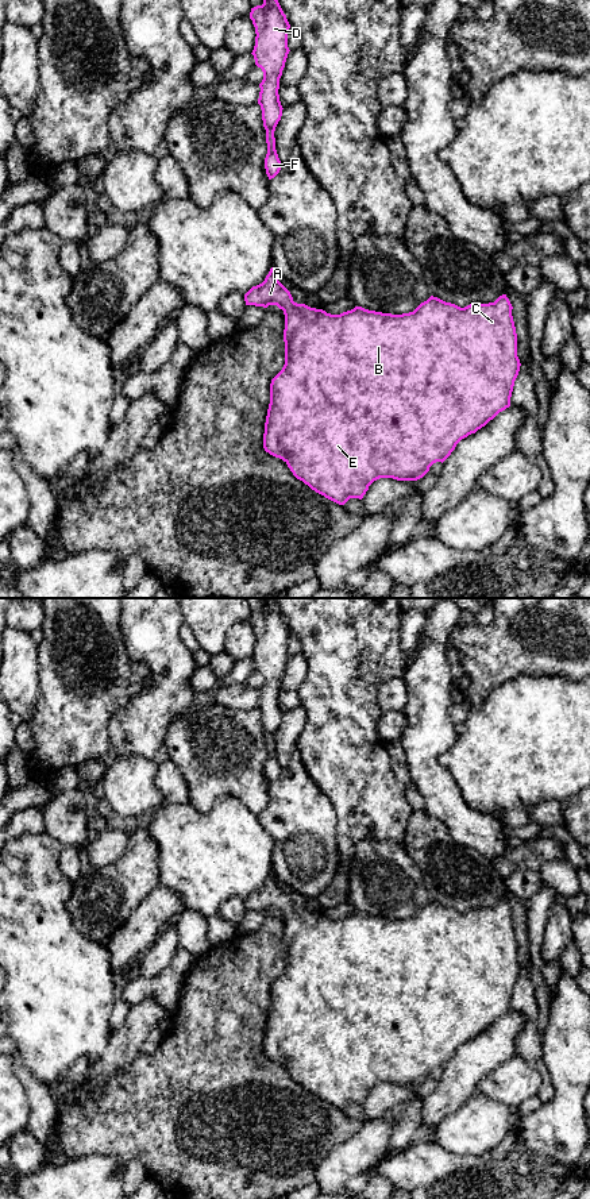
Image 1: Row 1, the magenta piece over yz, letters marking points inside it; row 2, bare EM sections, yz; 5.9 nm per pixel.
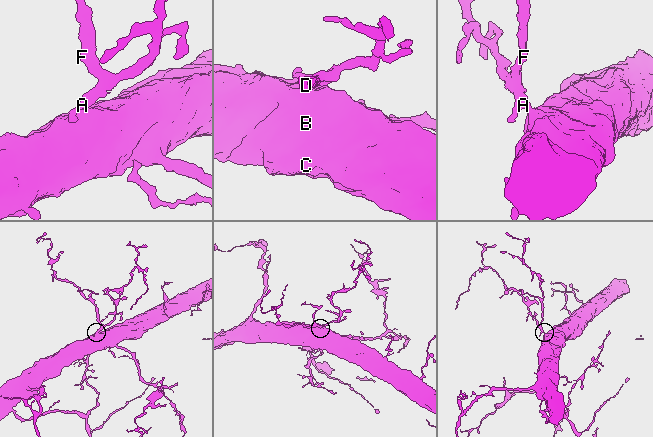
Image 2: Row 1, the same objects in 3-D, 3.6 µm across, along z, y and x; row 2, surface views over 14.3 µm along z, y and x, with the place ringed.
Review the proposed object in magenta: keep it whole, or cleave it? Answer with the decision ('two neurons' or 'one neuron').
one neuron

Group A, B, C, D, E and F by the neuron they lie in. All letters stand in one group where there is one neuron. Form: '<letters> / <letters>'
A B C D E F

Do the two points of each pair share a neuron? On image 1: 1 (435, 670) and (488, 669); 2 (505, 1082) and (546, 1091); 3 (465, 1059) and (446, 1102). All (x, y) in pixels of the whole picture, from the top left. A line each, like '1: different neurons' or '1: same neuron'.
1: different neurons
2: different neurons
3: same neuron

